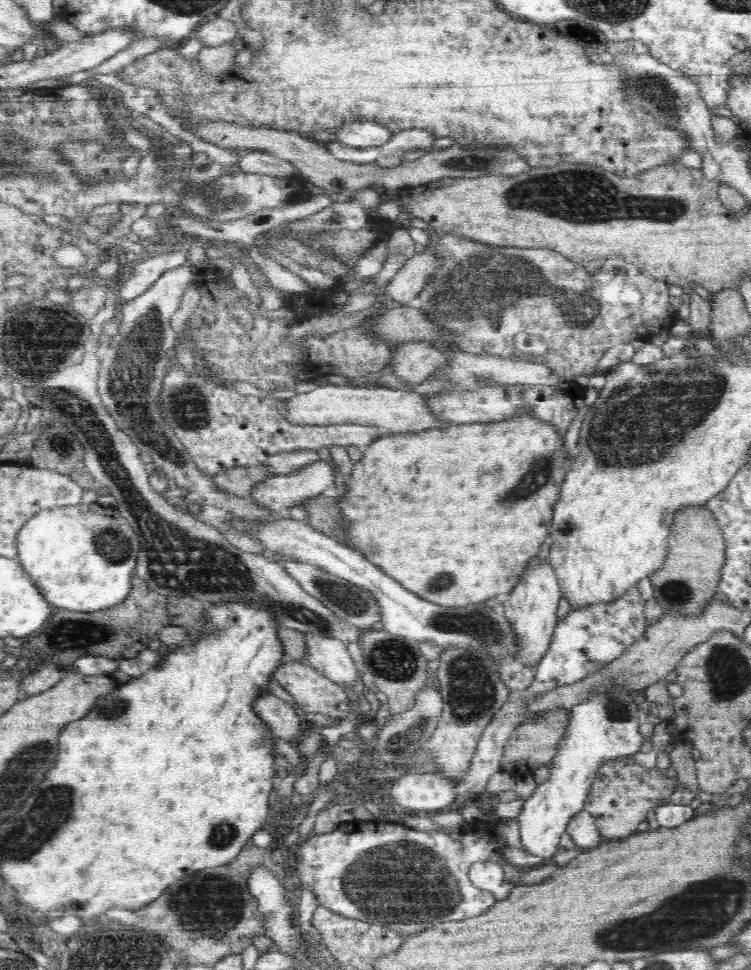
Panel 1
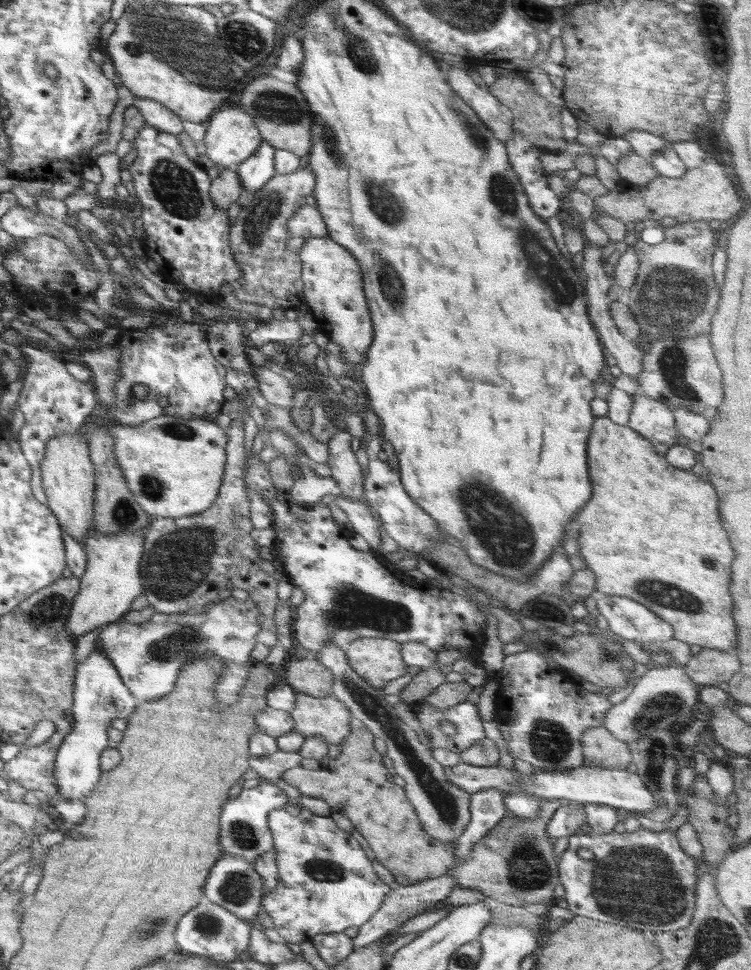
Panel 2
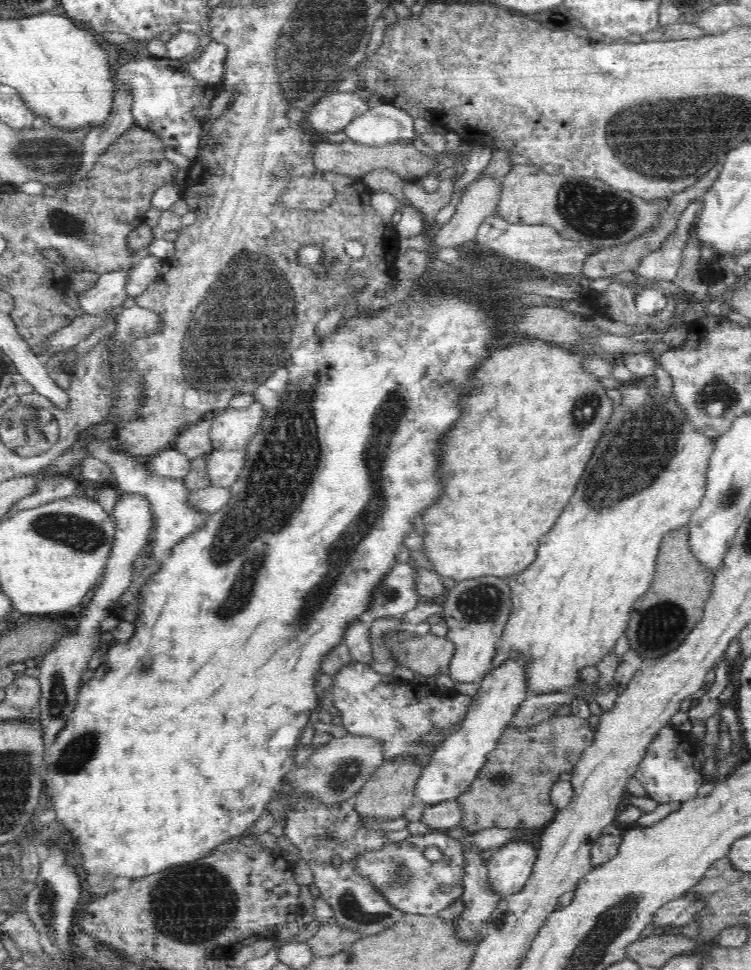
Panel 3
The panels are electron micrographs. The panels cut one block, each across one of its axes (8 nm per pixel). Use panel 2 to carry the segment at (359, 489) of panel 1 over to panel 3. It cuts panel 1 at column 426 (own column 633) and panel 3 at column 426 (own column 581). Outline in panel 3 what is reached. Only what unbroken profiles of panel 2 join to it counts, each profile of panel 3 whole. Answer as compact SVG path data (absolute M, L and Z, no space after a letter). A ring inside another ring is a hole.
M524 338L497 348L474 370L476 372L474 376L470 374L470 388L466 392L467 396L461 400L461 410L464 410L462 420L458 419L458 424L455 423L443 439L442 466L444 468L440 470L440 474L442 474L440 480L444 482L444 494L438 502L434 502L422 514L422 524L424 524L424 531L426 531L423 537L423 552L442 581L446 578L452 578L455 582L458 582L462 579L477 579L486 575L507 577L522 572L529 564L534 562L541 537L552 528L552 524L556 522L560 512L566 508L570 496L576 490L578 480L582 478L586 464L592 458L594 446L598 444L598 438L602 436L602 432L604 432L604 428L610 420L610 414L615 408L612 400L606 394L607 388L598 381L601 378L584 371L584 367L582 367L584 356L580 352L565 349L545 340ZM540 462L560 462L560 464L550 464L550 466L568 466L568 468L532 468L532 466L542 466Z

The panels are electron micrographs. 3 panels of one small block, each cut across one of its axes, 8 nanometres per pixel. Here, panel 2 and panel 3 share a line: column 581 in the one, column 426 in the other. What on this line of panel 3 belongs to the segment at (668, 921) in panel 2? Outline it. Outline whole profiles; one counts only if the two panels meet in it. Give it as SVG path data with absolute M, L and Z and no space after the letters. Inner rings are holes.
M492 827L475 833L468 833L461 839L452 839L444 831L429 831L423 835L410 835L399 843L386 842L379 850L364 852L356 858L354 869L359 876L367 878L383 895L387 902L405 914L420 916L437 915L440 910L446 910L456 900L461 900L464 879L464 850L473 846L475 850L485 851L497 849L508 842L516 840L516 834L525 829L516 830ZM428 846L438 846L443 852L443 858L438 862L430 862L424 857Z

